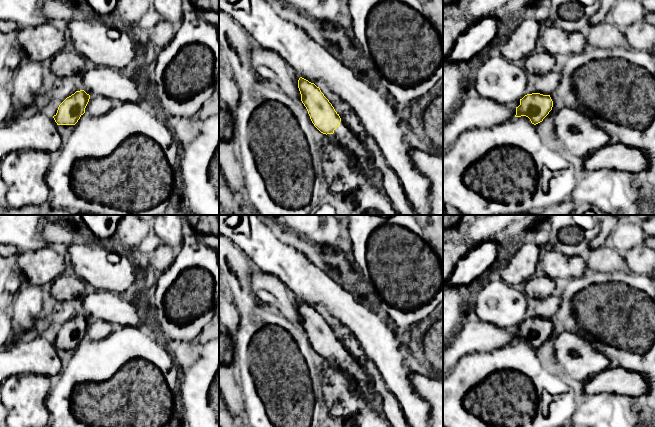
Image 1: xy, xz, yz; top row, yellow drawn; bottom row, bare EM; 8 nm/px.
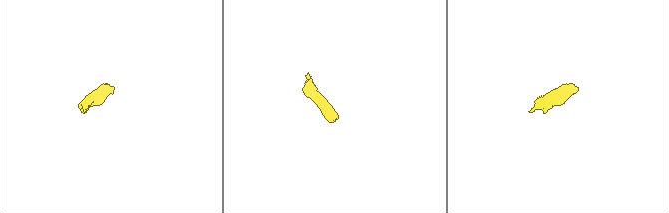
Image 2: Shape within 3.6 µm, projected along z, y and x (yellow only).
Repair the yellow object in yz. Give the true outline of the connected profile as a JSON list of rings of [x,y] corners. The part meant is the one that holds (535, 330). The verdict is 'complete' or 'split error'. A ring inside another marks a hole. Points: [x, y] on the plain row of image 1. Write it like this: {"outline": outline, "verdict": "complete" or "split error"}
{"outline": [[[532,317],[525,319],[520,323],[520,329],[516,331],[515,341],[526,340],[531,347],[536,349],[552,334],[553,325],[550,319],[540,317]]], "verdict": "complete"}

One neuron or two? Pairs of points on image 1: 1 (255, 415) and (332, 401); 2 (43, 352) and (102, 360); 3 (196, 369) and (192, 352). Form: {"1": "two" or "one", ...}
{"1": "two", "2": "two", "3": "two"}

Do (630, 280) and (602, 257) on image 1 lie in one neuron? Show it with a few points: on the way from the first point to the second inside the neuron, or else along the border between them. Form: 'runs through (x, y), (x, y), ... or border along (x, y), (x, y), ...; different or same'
border along (629, 271), (609, 273); different

